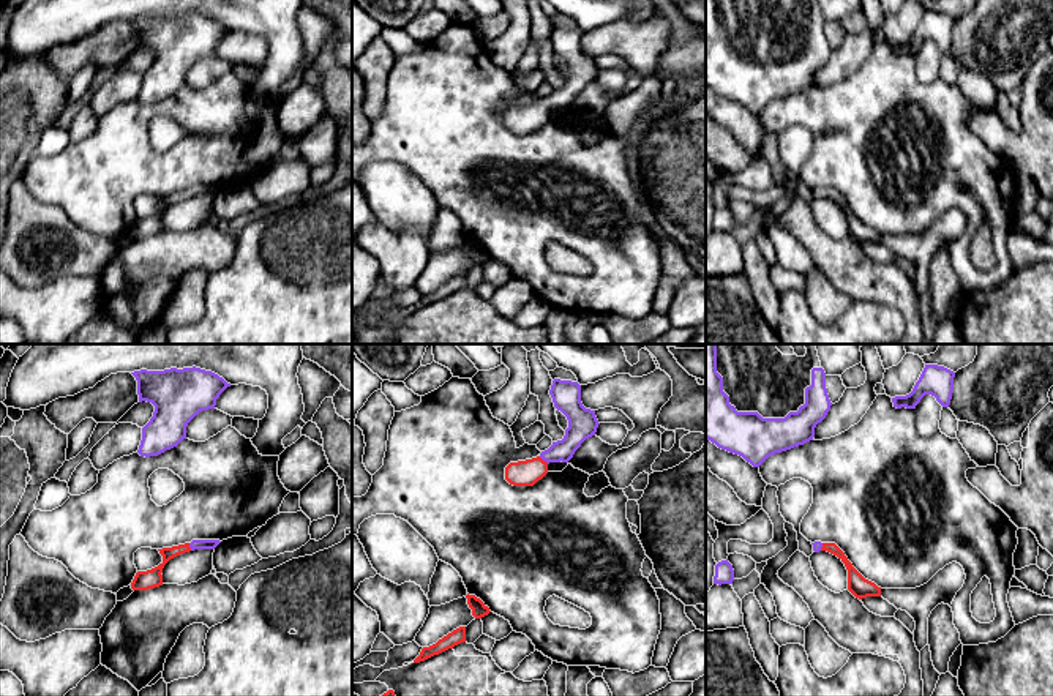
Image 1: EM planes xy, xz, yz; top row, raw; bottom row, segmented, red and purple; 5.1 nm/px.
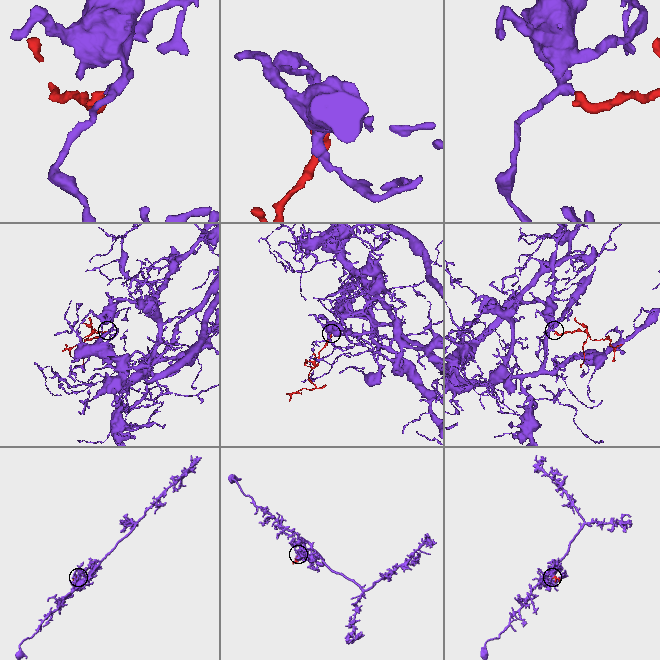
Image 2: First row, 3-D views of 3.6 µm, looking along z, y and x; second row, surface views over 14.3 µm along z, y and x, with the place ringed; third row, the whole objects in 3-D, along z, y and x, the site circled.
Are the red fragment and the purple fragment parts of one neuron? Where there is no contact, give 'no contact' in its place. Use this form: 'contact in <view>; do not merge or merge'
contact in xz; merge

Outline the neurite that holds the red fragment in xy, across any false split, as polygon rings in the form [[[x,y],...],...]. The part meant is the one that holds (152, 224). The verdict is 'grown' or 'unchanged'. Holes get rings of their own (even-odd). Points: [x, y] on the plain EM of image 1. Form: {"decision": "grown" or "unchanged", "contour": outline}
{"decision": "grown", "contour": [[[193,186],[191,189],[172,193],[172,194],[163,194],[158,196],[159,200],[163,202],[163,208],[147,218],[137,218],[133,229],[131,235],[133,237],[148,237],[163,232],[163,215],[164,211],[185,199],[194,197],[194,196],[215,196],[221,188],[219,186]]]}

